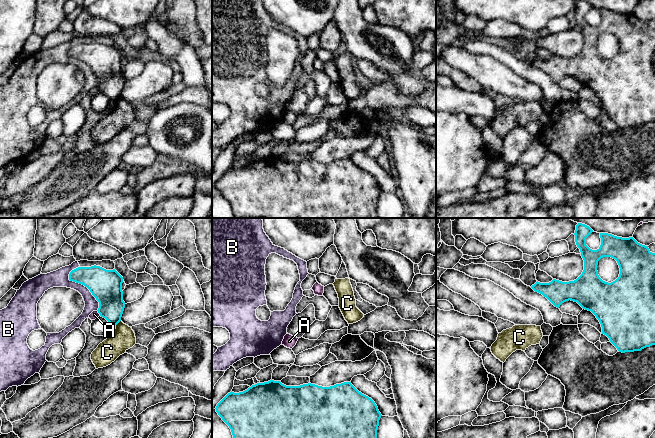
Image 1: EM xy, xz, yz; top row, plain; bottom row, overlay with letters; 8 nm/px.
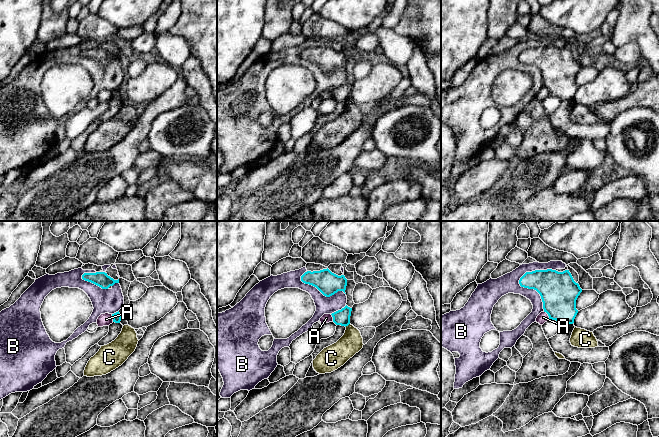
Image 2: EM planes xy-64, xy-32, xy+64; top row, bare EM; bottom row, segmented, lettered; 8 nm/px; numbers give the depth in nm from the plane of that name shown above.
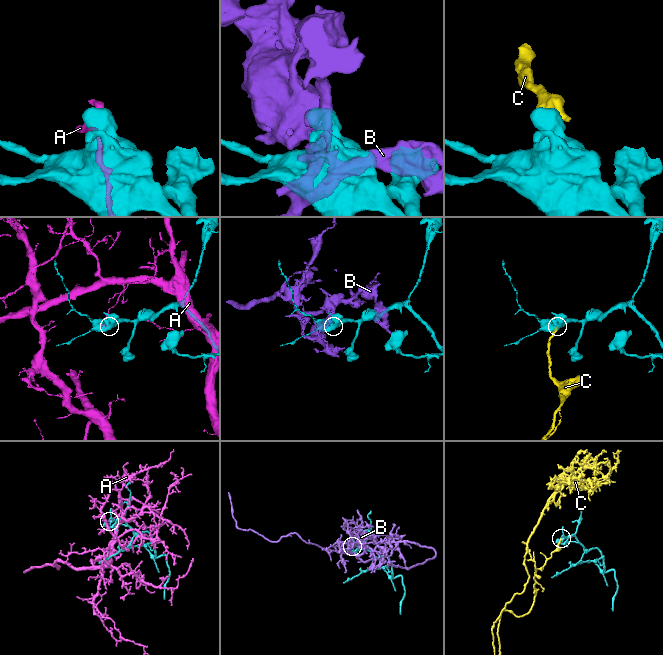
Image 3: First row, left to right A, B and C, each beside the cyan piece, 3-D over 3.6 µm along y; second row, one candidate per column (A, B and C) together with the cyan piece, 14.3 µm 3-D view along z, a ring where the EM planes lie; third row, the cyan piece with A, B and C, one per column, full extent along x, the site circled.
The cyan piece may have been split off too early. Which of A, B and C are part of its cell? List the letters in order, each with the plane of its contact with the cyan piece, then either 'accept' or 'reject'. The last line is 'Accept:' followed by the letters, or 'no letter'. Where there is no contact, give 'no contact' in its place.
A: xy | reject
B: xy | reject
C: xy | reject
Accept: no letter

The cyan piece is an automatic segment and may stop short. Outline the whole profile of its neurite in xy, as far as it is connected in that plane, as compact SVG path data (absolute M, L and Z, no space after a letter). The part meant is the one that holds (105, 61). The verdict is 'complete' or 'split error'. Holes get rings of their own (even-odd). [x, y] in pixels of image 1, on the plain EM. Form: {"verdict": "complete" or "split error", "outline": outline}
{"verdict": "complete", "outline": "M100 42L78 43L69 50L69 56L87 63L99 78L98 89L110 100L117 101L125 84L123 53L115 46Z"}

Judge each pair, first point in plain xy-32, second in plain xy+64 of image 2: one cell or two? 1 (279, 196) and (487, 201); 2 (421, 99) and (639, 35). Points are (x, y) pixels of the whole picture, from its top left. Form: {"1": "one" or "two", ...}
{"1": "two", "2": "one"}

